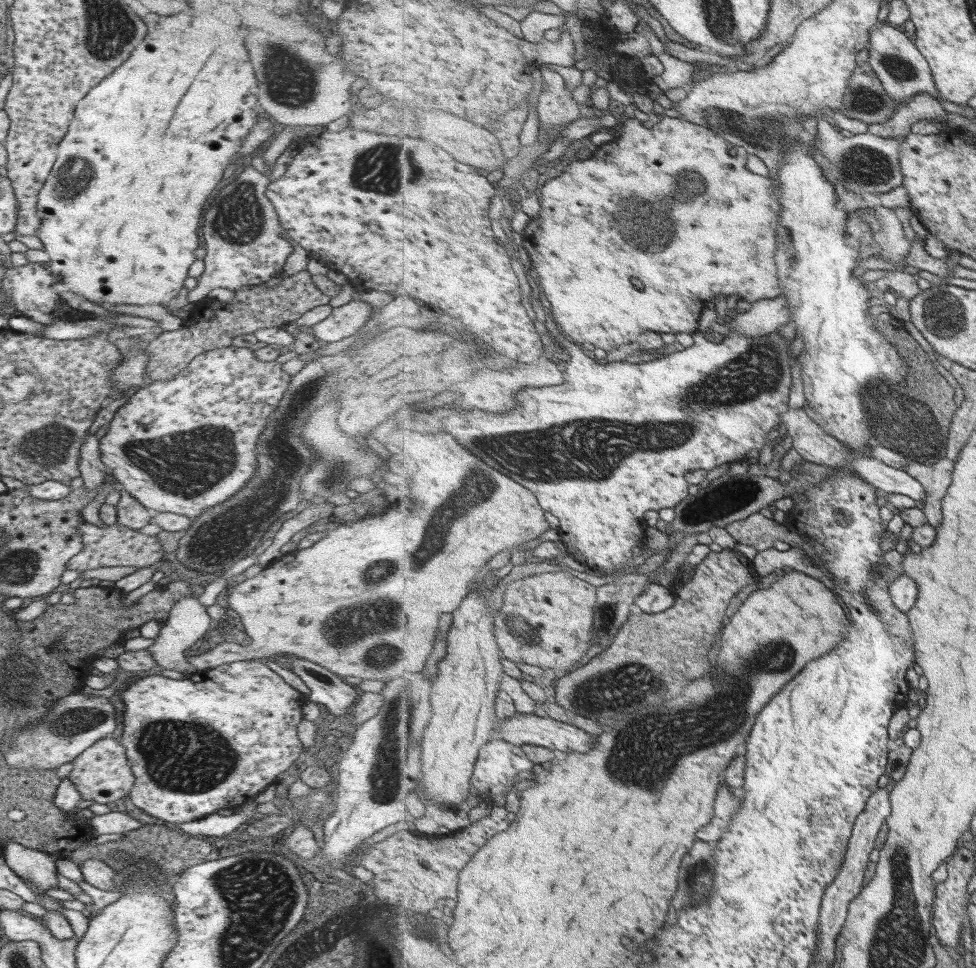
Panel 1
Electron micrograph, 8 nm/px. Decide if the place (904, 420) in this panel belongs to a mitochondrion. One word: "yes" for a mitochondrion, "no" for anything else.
yes

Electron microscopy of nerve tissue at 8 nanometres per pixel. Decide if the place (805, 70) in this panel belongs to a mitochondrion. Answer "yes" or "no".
no

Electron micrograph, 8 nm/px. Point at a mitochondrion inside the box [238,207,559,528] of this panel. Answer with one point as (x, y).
(334, 473)

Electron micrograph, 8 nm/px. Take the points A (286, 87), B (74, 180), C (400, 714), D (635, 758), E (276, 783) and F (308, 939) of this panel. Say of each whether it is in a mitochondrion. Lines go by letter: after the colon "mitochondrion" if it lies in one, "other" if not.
A: mitochondrion
B: mitochondrion
C: mitochondrion
D: mitochondrion
E: other
F: mitochondrion

